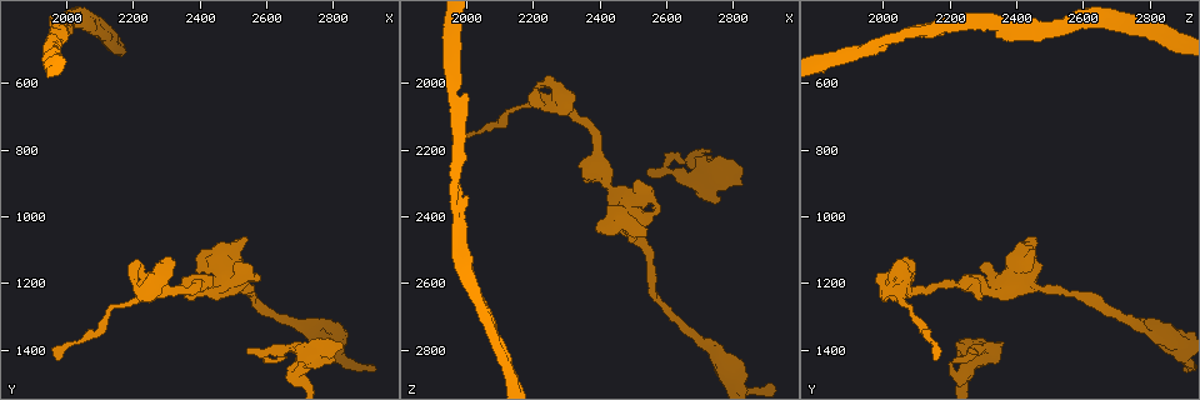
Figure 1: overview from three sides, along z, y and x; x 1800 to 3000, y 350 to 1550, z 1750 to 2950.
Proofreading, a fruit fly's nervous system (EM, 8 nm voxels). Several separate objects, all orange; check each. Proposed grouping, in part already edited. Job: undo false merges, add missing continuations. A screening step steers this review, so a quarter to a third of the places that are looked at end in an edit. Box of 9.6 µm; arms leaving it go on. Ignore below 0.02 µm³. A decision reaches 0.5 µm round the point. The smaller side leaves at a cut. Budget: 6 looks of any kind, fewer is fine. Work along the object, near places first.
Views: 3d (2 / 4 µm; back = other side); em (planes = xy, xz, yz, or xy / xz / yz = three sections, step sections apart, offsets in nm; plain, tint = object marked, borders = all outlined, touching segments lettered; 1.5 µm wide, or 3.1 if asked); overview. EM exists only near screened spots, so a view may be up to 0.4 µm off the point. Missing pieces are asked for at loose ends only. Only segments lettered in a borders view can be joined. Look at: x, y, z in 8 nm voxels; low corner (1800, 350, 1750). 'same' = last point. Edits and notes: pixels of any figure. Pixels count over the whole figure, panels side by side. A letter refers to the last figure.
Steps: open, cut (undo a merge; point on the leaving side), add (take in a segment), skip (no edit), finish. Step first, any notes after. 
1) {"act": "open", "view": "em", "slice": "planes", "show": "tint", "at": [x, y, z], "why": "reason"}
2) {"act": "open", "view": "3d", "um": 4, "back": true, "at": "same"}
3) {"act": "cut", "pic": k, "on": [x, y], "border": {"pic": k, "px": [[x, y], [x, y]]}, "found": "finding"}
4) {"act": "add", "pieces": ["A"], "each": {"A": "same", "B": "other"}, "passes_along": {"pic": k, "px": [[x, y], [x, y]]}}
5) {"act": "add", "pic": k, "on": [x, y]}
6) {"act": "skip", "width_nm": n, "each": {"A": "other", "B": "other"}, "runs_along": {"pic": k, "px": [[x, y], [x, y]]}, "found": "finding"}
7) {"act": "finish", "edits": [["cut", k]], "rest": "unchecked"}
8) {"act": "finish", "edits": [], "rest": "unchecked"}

{"act": "open", "view": "em", "um": 3.1, "slice": "yz", "step": 16, "show": "tint", "at": [1960, 1400, 2180], "why": "an open end"}

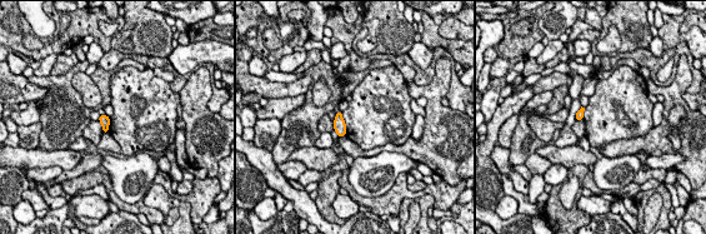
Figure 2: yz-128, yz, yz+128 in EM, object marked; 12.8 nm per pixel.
{"act": "open", "view": "em", "um": 3.1, "slice": "planes", "show": "borders", "at": "same", "why": "cut it another way"}

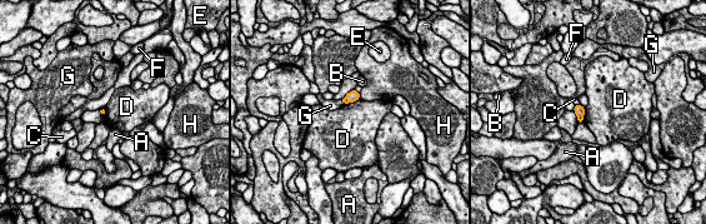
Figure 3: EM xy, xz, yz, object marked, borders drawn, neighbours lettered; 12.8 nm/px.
{"act": "skip", "each": {"A": "other", "B": "other", "C": "other", "D": "other", "E": "other", "F": "other", "G": "other", "H": "other"}, "border": {"pic": 3, "px": [[360, 99], [344, 104]]}, "found": "no lettered segment goes on from it"}

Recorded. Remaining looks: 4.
{"act": "open", "view": "3d", "um": 2, "at": [2300, 1130, 2100], "why": "an open end"}

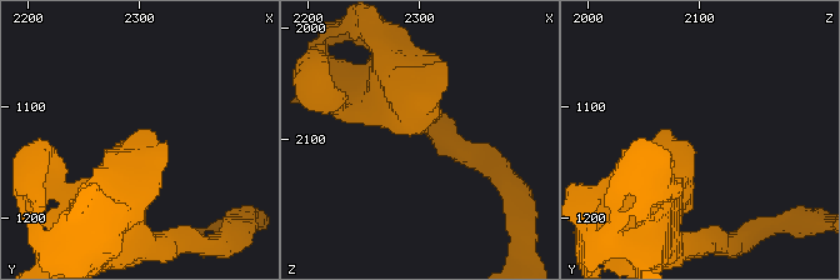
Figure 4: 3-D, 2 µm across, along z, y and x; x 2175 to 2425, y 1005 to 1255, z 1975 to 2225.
{"act": "open", "view": "em", "slice": "xy", "step": 8, "show": "borders", "at": [2294, 1138, 2094]}

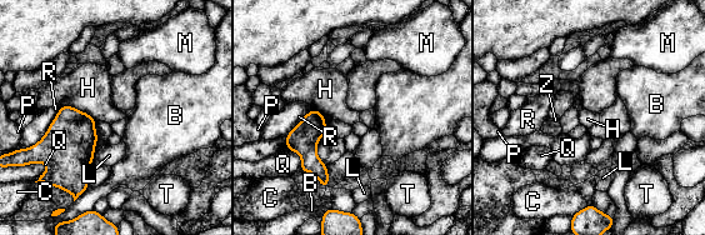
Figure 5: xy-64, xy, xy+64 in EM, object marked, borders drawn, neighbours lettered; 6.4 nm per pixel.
{"act": "open", "view": "em", "slice": "planes", "show": "borders", "at": "same"}

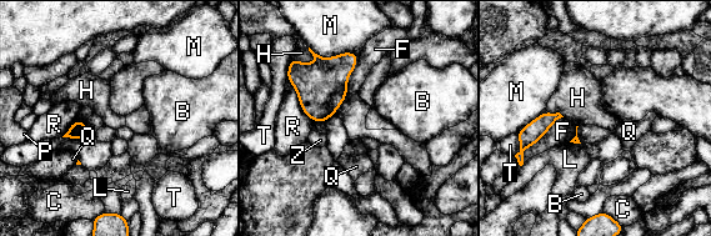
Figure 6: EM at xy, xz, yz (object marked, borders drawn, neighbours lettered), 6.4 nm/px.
{"act": "skip", "width_nm": 110, "each": {"B": "other", "C": "other", "F": "other", "H": "other", "L": "other", "M": "other", "P": "other", "Q": "other", "R": "other", "T": "other", "Z": "other"}, "border": {"pic": 6, "px": [[293, 88], [300, 108], [315, 121]]}, "found": "no lettered segment goes on from it"}

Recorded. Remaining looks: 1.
{"act": "finish", "edits": [], "rest": "unchecked"}

